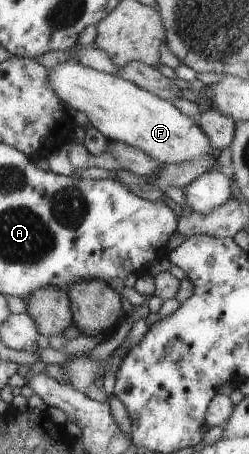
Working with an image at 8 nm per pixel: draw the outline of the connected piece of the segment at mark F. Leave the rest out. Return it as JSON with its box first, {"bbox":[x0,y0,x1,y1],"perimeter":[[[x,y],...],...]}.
{"bbox":[47,62,218,164],"perimeter":[[[59,62],[53,70],[47,71],[47,85],[53,88],[63,105],[83,112],[109,141],[124,142],[161,164],[181,164],[201,156],[218,155],[207,135],[191,117],[181,113],[171,101],[163,100],[123,78],[82,63]]]}

